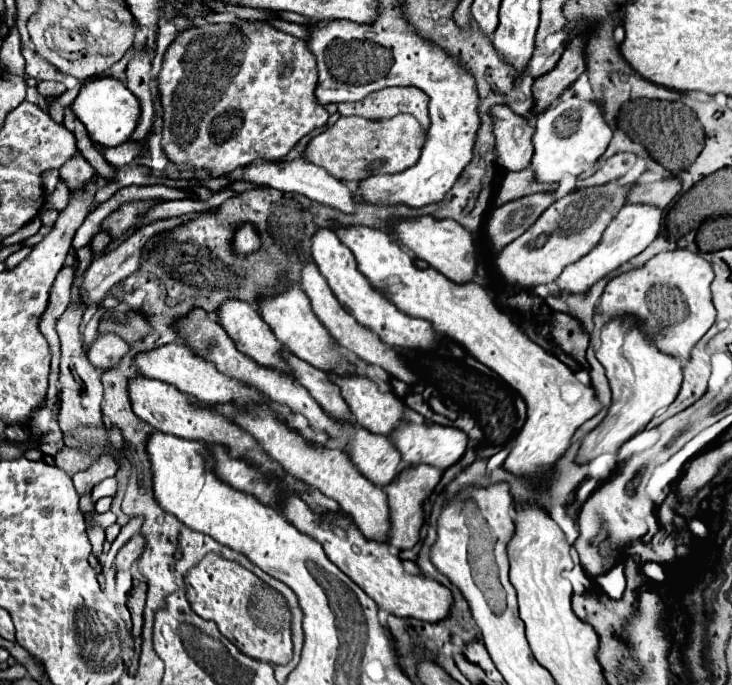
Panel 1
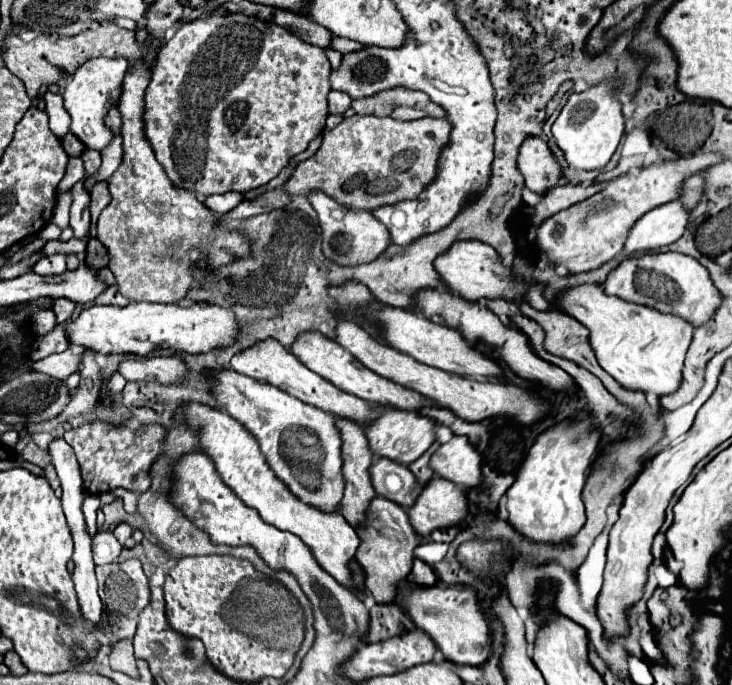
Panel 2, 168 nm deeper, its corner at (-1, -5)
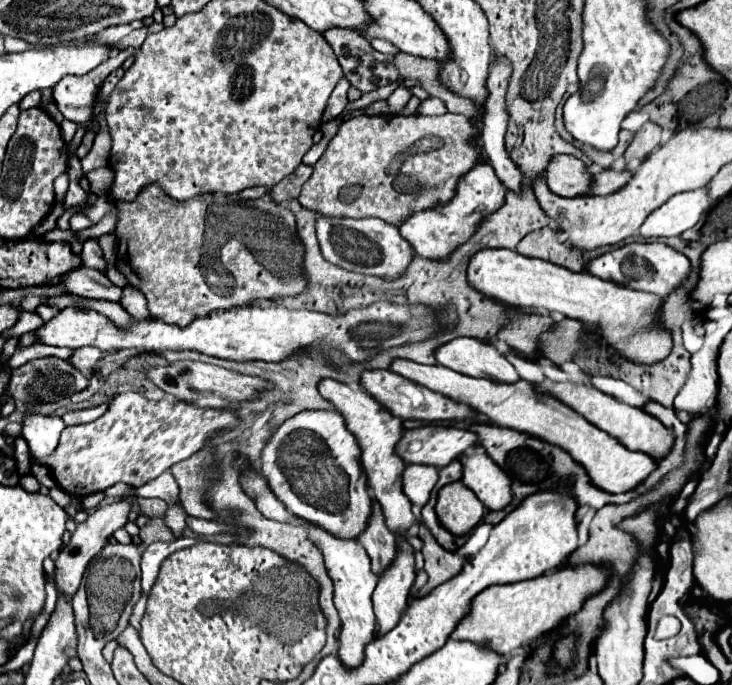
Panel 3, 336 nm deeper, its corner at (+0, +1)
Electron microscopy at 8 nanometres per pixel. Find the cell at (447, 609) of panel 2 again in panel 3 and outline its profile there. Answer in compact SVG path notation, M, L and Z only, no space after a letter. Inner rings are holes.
M578 566L576 570L564 568L524 582L488 586L472 598L470 612L458 622L450 638L468 640L496 654L508 654L514 648L530 644L540 634L558 626L566 616L578 612L582 602L590 594L598 592L604 582L604 572L596 572L596 568L592 566Z

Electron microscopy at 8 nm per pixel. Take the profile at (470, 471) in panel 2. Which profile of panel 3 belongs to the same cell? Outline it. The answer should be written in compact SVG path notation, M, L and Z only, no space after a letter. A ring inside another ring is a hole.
M484 452L462 456L462 484L468 486L488 510L500 510L510 504L512 490L508 474Z

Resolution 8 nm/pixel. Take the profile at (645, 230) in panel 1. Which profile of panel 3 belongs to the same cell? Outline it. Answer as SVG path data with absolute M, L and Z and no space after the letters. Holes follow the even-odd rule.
M706 188L676 194L646 218L646 222L640 226L640 236L680 236L684 230L692 228L700 220L700 216L710 208L712 202L706 196Z

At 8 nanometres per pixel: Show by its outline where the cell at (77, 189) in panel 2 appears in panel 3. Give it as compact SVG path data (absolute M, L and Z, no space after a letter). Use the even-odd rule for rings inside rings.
M88 238L84 242L84 248L82 248L80 258L82 258L82 264L86 264L86 266L106 270L106 262L104 262L104 256L102 256L102 250L100 250L96 238Z

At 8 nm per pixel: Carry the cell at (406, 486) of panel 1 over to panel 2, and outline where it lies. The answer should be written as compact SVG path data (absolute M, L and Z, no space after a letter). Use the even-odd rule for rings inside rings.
M433 478L429 486L423 488L413 510L409 508L411 526L421 536L427 536L437 528L459 526L465 522L467 514L467 492L445 478Z

